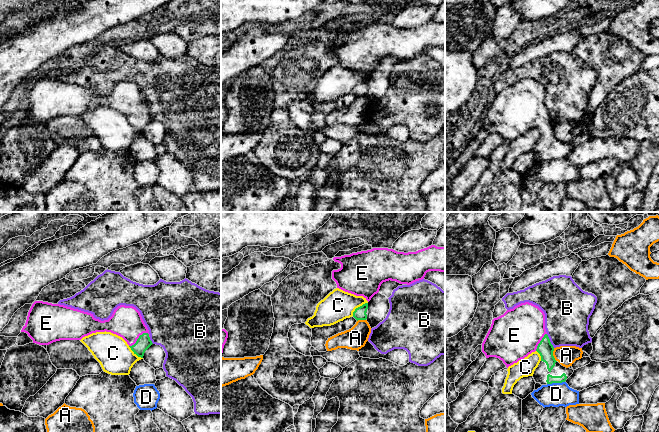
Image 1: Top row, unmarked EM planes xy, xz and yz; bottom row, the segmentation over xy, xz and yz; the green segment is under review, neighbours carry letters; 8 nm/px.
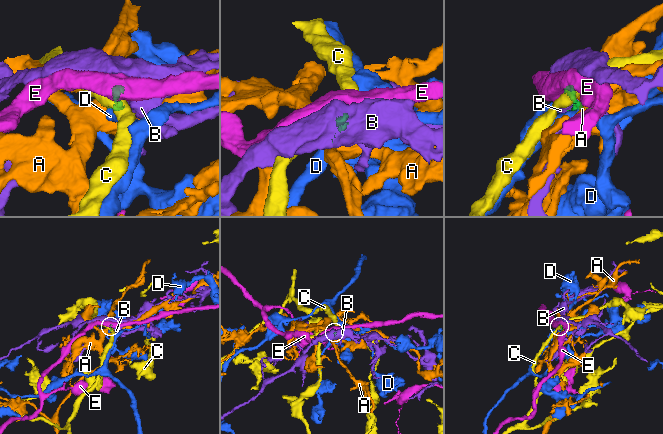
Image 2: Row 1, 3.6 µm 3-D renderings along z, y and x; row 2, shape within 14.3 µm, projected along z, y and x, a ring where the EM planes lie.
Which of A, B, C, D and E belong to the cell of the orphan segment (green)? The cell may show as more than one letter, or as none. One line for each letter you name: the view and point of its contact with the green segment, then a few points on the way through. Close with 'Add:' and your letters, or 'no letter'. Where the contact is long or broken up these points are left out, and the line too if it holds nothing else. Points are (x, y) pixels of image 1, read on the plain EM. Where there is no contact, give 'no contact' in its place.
E: contact xy (139, 113); way xy (143, 118), (139, 113), (126, 97)
Add: E

